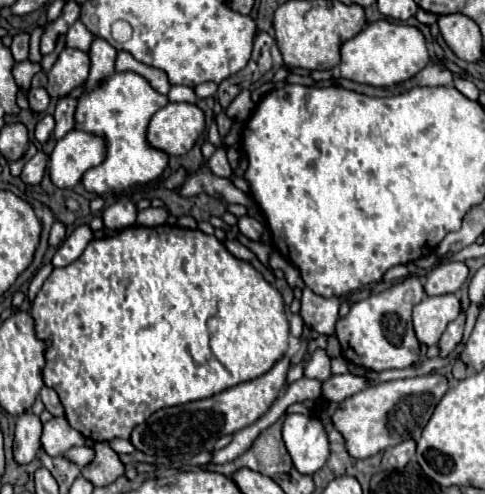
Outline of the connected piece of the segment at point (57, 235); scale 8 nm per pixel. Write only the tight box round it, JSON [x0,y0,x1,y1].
[49,221,65,247]

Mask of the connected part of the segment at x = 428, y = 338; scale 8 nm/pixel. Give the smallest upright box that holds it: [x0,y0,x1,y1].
[413,295,461,345]

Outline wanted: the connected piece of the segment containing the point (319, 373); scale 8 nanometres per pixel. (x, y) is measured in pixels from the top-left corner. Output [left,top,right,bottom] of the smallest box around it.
[305,349,331,379]

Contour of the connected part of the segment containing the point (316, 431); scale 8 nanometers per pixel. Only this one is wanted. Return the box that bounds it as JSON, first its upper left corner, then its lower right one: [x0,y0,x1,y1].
[283,415,329,475]

